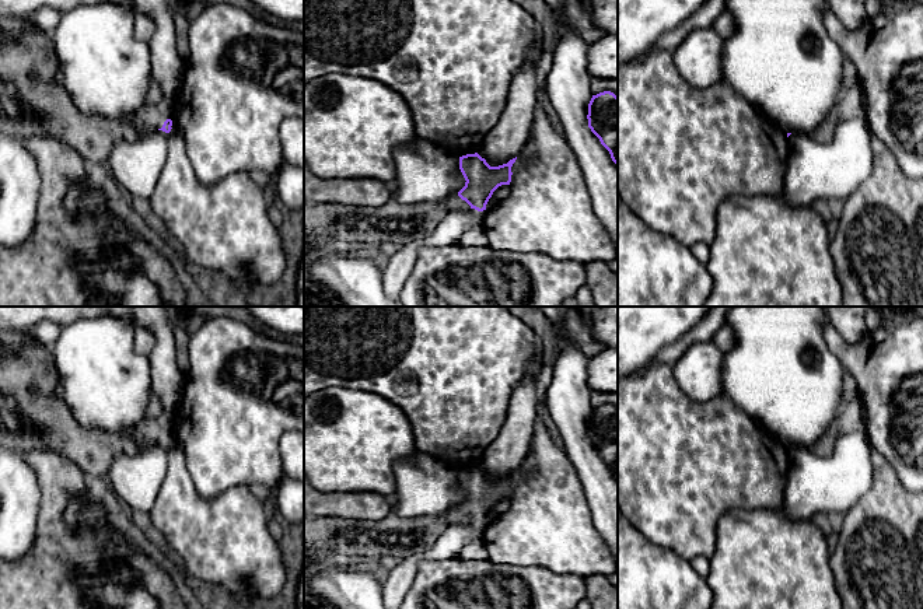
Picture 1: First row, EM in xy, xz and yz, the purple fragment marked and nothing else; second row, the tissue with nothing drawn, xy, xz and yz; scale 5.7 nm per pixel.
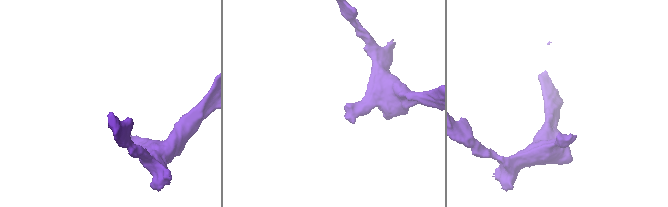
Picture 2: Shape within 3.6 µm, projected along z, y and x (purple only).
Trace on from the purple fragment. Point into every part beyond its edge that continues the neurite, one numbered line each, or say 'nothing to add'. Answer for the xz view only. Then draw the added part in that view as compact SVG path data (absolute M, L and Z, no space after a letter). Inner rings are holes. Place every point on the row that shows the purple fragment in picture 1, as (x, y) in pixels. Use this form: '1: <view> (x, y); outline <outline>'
1: xz (394, 221); outline M395 192L380 207L304 203L304 255L329 241L368 244L373 249L387 242L405 245L430 234L451 211L475 213L458 193L440 204L403 204Z

